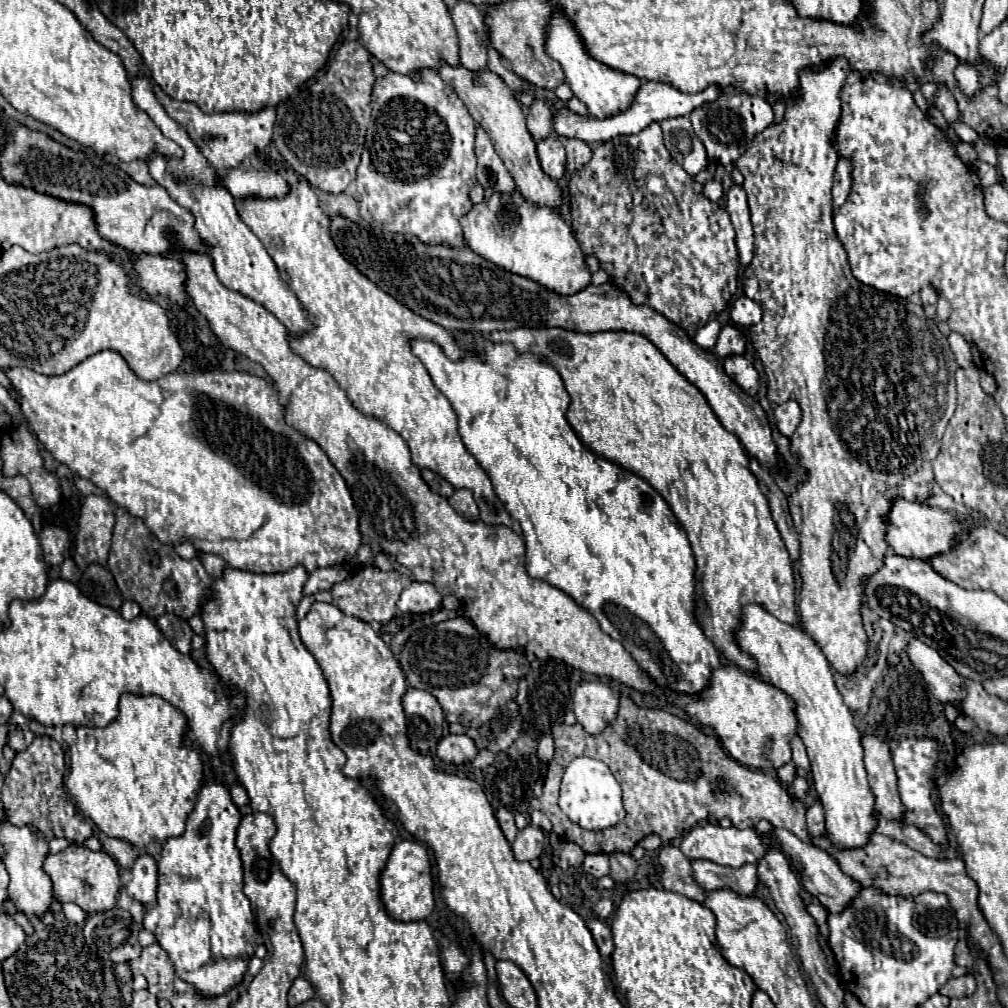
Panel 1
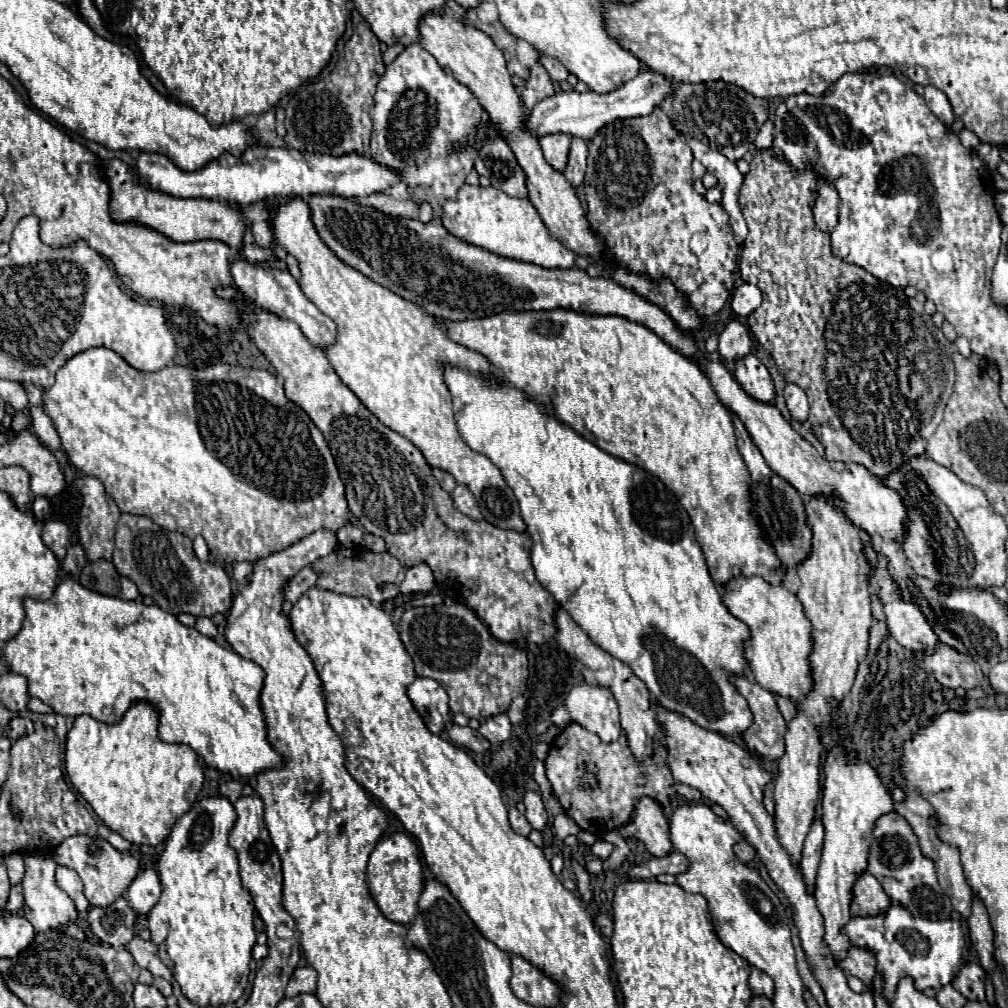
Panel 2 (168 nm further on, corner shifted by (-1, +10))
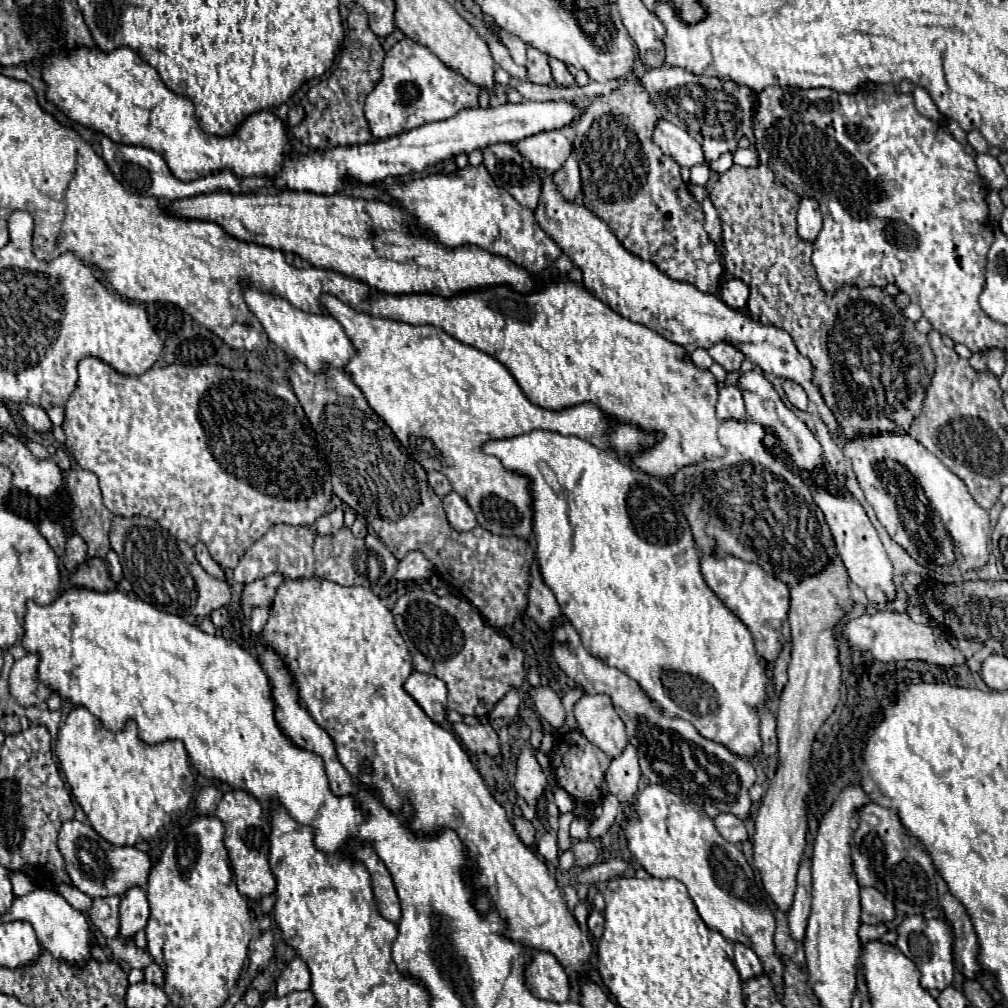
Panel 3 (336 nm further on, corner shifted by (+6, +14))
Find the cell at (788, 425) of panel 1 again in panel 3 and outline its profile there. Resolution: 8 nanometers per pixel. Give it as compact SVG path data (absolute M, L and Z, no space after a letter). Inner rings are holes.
M784 381L782 387L784 387L784 393L786 393L788 401L790 401L794 407L798 407L800 411L806 411L808 397L806 397L804 389L802 389L798 383L794 383L794 381Z

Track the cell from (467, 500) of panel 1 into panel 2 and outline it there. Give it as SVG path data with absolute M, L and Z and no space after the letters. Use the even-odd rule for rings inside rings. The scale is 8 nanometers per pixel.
M457 485L455 491L451 493L451 499L453 499L453 507L457 511L461 511L467 517L471 517L473 521L481 521L481 513L479 513L479 507L477 507L477 501L475 501L473 493L465 485Z

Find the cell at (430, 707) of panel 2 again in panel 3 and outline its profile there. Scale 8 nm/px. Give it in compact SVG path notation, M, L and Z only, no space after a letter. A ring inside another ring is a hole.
M414 671L404 683L404 689L434 723L446 719L446 685L438 677Z

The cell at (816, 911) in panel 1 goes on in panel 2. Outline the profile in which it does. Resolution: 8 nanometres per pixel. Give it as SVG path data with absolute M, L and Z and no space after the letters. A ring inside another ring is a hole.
M853 947L847 955L847 959L843 959L839 963L839 967L849 973L849 975L855 975L857 979L861 979L867 987L867 991L871 991L871 981L875 977L875 953L869 951L869 949L863 949L863 947Z

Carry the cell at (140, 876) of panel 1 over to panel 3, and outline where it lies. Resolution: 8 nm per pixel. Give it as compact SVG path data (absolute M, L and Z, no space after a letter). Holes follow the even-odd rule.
M130 887L120 901L120 935L132 939L148 921L148 897L144 887Z

